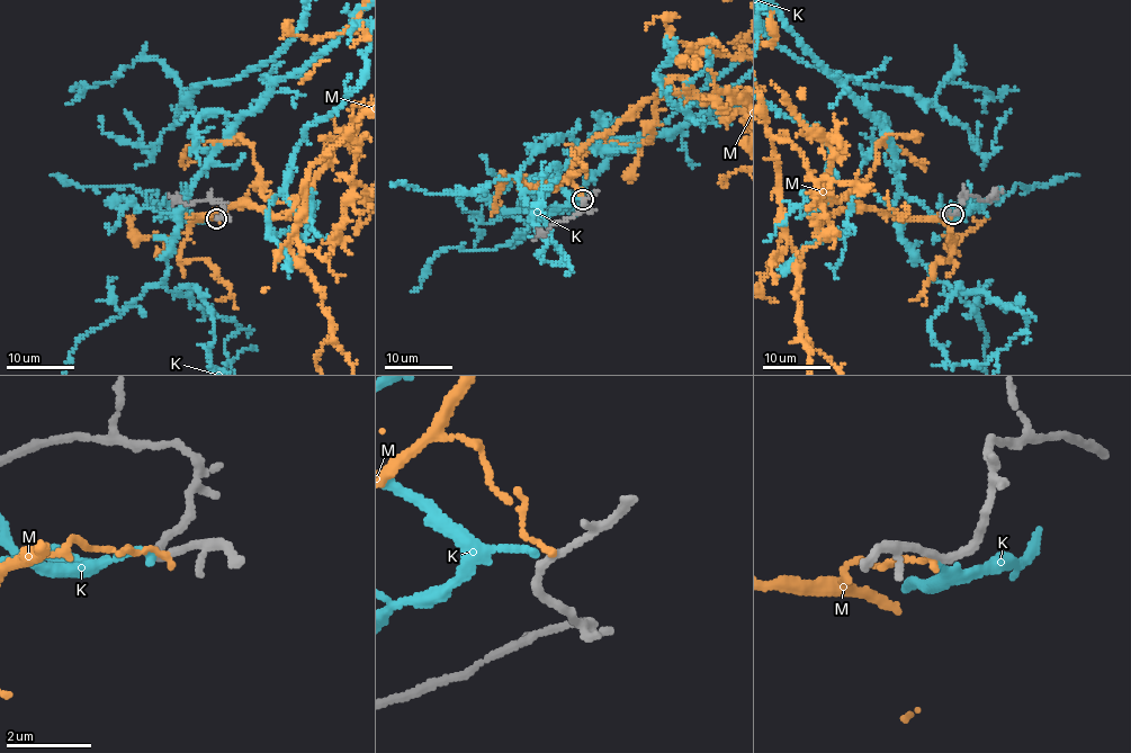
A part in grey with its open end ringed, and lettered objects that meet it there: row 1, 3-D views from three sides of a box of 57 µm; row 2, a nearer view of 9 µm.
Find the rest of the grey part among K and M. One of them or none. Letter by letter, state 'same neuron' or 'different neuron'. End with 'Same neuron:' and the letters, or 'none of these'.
K: same neuron
M: different neuron
Same neuron: K

